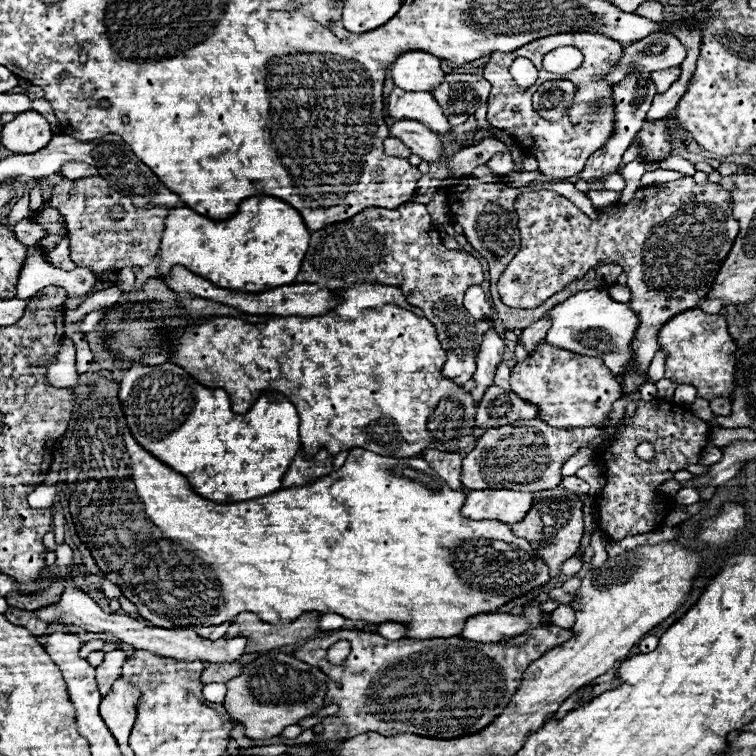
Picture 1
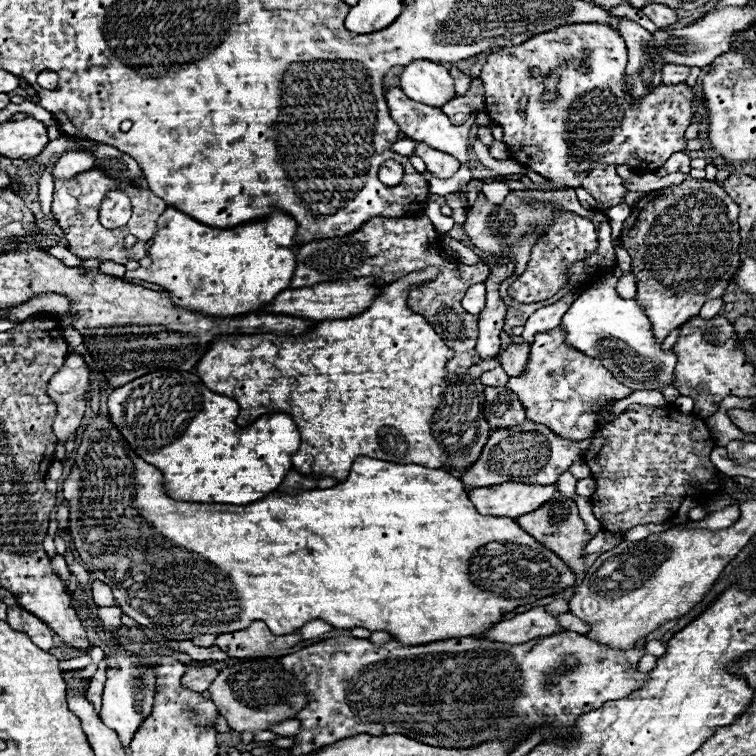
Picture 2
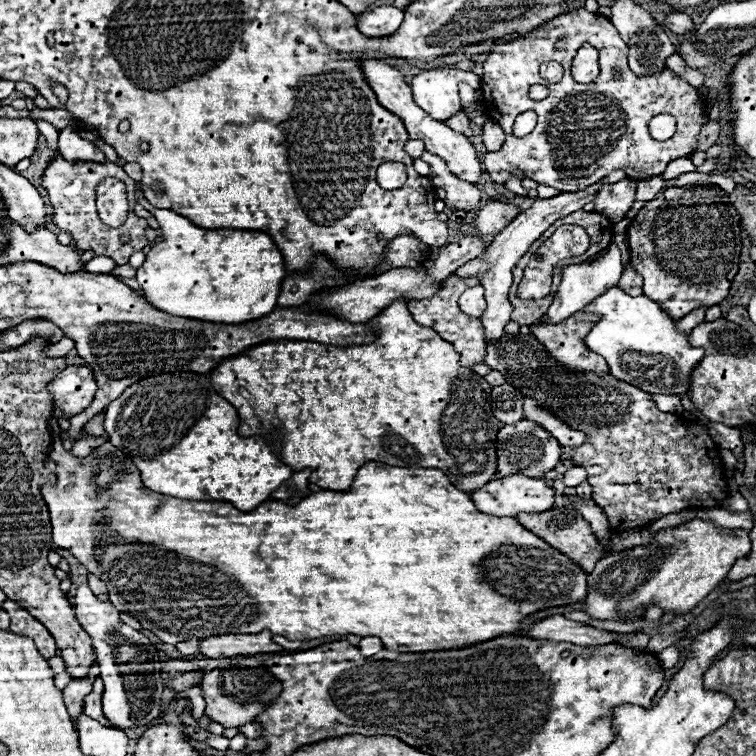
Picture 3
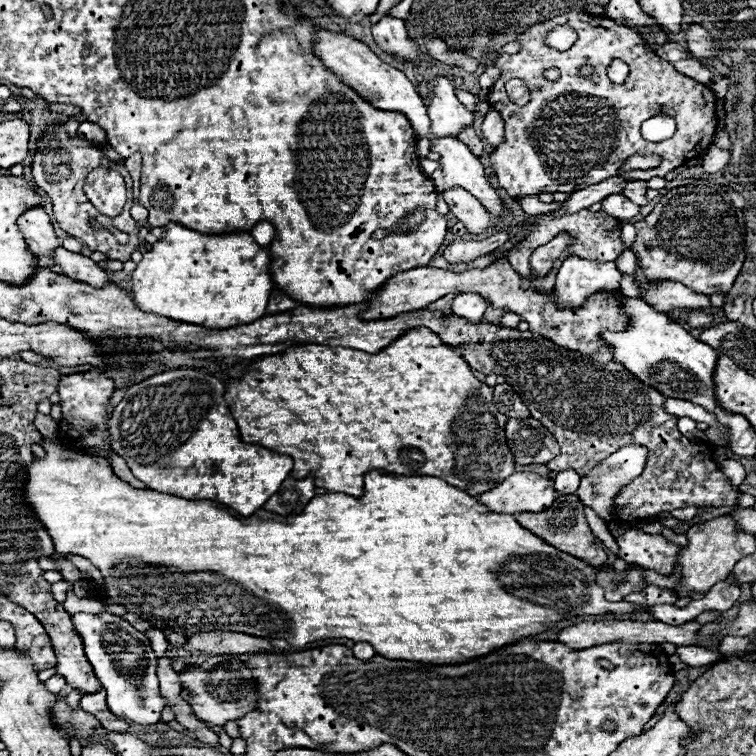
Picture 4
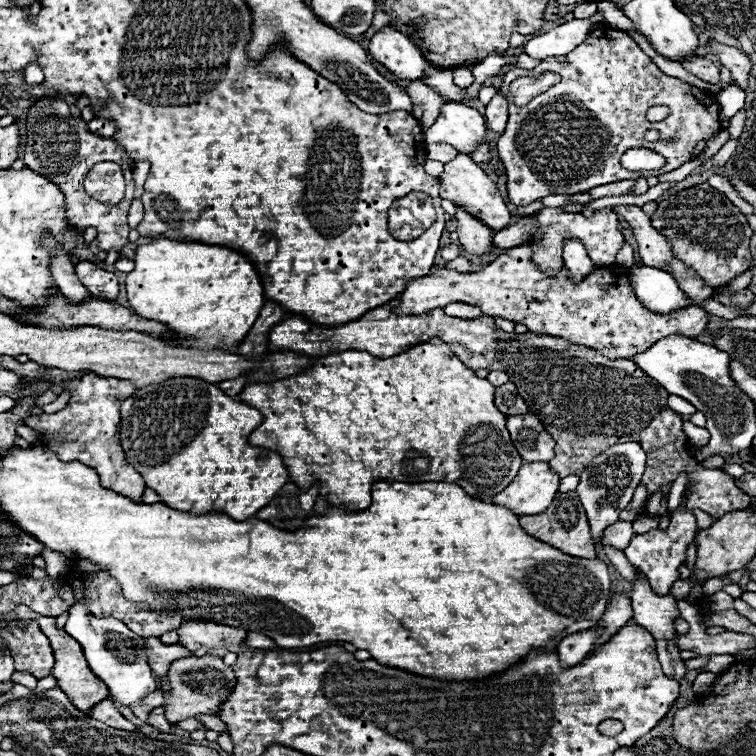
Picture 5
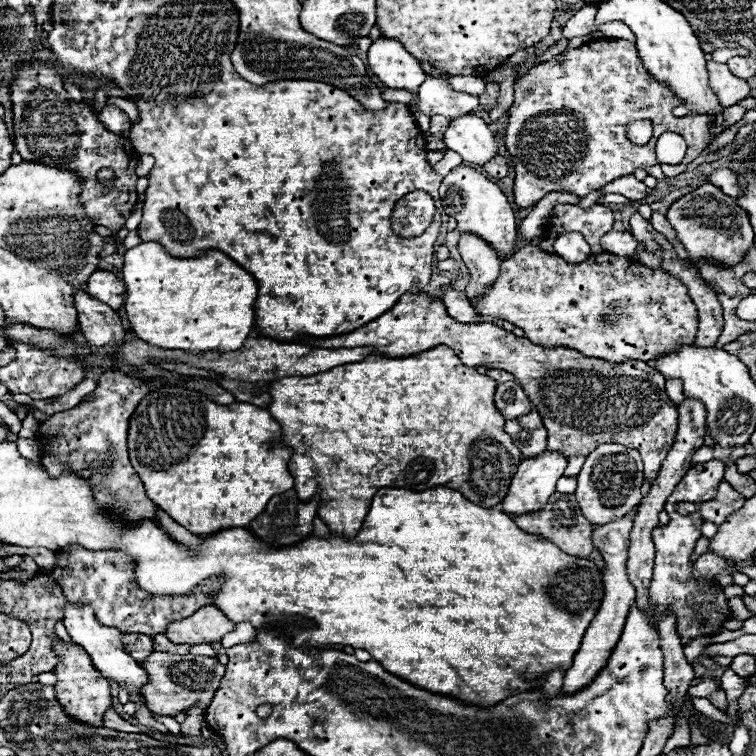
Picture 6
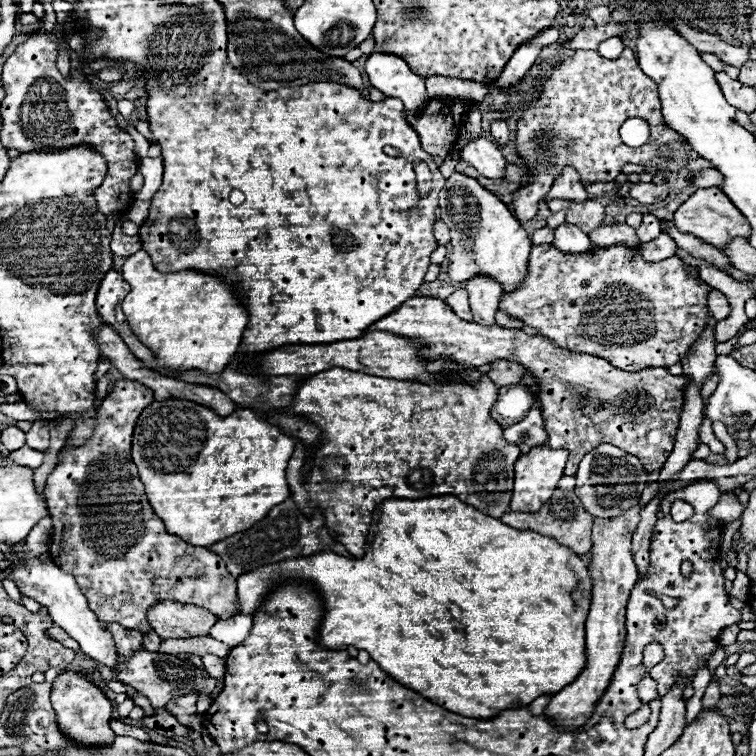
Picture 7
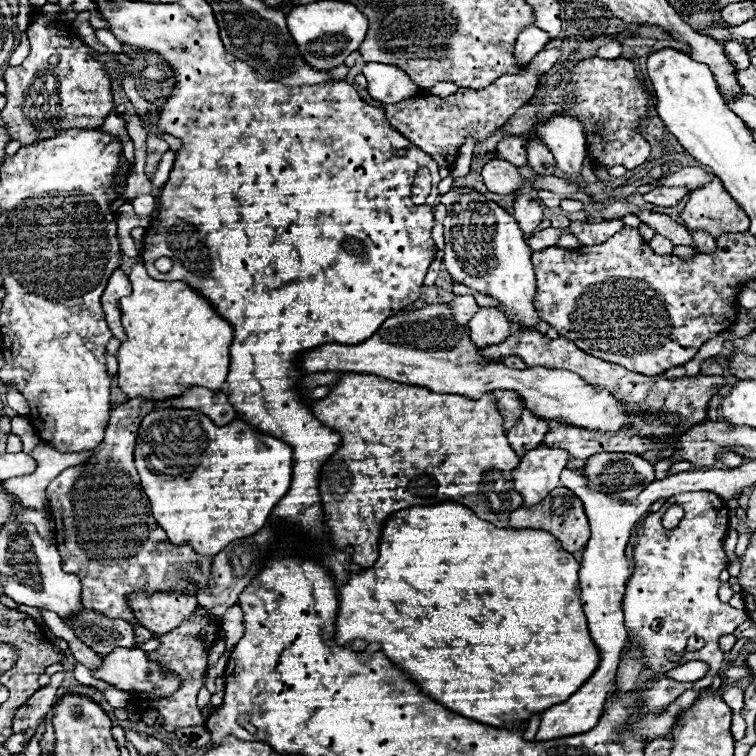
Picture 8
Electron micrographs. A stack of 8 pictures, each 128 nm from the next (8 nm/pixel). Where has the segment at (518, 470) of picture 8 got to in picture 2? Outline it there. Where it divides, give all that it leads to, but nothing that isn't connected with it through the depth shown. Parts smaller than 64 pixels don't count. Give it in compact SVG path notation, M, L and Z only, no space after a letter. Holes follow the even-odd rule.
M496 484L484 488L472 488L468 492L478 514L484 516L506 516L518 518L534 512L544 502L556 494L556 486L538 486L538 484Z

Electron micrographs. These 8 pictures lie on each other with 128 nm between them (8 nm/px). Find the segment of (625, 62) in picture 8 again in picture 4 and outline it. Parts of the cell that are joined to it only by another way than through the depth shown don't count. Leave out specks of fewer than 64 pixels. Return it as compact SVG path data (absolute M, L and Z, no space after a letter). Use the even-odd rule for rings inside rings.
M570 10L530 26L516 42L520 44L516 54L504 52L492 64L500 70L500 78L488 92L490 108L500 112L506 124L506 138L490 154L490 164L500 188L504 188L512 198L540 192L572 194L610 176L622 176L626 180L666 176L686 160L700 156L704 152L700 140L710 138L710 128L716 130L718 120L714 112L714 92L708 86L676 72L670 62L646 50L640 36L630 32L626 26L594 26L590 24L590 14ZM556 26L570 26L578 34L578 40L566 52L546 46L546 36ZM614 58L628 64L630 74L624 84L608 80L606 70ZM586 62L592 62L596 68L596 74L590 80L584 80L578 74L580 66ZM546 68L560 68L562 80L548 82L542 76ZM512 78L526 82L530 90L530 102L526 106L510 102L504 86ZM556 98L558 104L550 104ZM656 114L670 114L678 124L676 134L664 142L648 142L640 134L642 122ZM634 154L658 154L662 162L650 170L620 172L622 164Z

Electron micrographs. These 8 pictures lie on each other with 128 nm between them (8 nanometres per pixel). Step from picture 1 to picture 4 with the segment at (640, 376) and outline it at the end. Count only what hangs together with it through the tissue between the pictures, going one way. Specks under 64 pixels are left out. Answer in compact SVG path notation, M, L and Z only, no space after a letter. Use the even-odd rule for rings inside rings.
M692 180L692 184L668 190L662 196L662 200L654 206L654 210L644 220L636 222L634 228L636 228L636 242L632 246L632 252L638 256L640 268L650 282L670 280L684 284L696 294L706 294L706 296L718 292L726 294L732 288L742 268L744 234L746 234L744 214L740 208L732 204L724 186L714 184L710 180ZM558 234L554 240L548 244L540 246L532 256L530 256L530 268L532 268L532 278L542 278L550 272L552 264L558 260L558 256L568 250L576 240L570 234Z

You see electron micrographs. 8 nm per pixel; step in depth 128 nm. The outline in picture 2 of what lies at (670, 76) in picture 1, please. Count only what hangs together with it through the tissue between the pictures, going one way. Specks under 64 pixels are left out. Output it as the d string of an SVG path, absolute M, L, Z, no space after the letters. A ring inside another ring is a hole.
M666 64L662 68L662 84L682 84L688 76L690 68L688 66L676 66L676 64Z

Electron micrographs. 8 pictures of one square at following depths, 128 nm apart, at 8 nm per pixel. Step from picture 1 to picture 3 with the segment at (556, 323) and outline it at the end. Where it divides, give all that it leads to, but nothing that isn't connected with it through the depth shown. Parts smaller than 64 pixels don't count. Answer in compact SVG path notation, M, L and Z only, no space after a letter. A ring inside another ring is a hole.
M618 286L608 288L596 296L582 312L596 314L598 320L586 336L586 346L598 352L608 362L610 374L616 380L632 384L650 394L686 394L688 376L702 360L704 350L692 348L686 334L676 332L674 320L660 310L656 302L646 296L628 296Z

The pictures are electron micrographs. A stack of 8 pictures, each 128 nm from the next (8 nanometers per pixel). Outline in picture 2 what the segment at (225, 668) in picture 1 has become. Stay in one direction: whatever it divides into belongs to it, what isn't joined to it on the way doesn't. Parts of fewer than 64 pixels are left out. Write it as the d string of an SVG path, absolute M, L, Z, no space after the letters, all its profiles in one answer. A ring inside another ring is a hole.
M204 666L204 668L190 668L186 676L182 676L182 684L186 688L192 688L194 692L204 692L210 688L214 678L218 676L218 670L214 666Z

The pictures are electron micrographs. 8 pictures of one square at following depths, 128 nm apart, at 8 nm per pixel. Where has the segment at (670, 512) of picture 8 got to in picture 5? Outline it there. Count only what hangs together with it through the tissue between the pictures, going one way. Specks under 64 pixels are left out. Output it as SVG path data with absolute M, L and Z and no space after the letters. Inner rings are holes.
M390 304L368 310L362 318L334 328L318 326L300 314L292 314L270 330L270 348L290 350L304 356L324 356L332 350L366 350L372 356L388 358L430 338L444 340L452 352L472 370L502 370L512 378L512 382L518 386L518 394L526 400L532 414L540 418L546 432L550 432L558 444L556 456L548 464L560 478L582 474L594 456L602 454L606 448L618 442L634 440L642 444L648 454L648 470L644 472L644 486L648 496L666 496L672 482L680 472L684 472L688 476L684 490L684 506L688 510L698 508L714 518L720 518L726 512L746 510L752 504L752 498L736 488L732 476L722 470L702 466L702 462L698 462L690 450L686 450L682 416L668 408L668 392L626 358L606 360L600 352L570 344L560 338L532 332L504 332L490 316L458 320L454 316L446 316L442 308L430 310L426 314L398 316L392 312Z

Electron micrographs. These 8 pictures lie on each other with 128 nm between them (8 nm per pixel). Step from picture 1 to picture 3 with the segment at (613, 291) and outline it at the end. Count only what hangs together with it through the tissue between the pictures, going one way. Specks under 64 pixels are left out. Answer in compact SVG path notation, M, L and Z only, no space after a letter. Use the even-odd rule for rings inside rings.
M628 266L624 272L622 272L622 278L618 282L618 286L630 294L630 296L638 296L642 294L642 276L638 272L634 272L632 266Z

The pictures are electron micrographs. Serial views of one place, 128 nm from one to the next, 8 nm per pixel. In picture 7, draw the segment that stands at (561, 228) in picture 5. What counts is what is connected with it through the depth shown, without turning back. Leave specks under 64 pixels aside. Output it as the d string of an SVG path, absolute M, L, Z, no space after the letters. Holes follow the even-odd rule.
M554 200L548 208L552 212L566 210L566 222L580 226L580 230L586 234L598 230L604 222L604 216L606 216L604 206L598 200L588 200L582 204L574 204L574 202L566 202L566 200Z

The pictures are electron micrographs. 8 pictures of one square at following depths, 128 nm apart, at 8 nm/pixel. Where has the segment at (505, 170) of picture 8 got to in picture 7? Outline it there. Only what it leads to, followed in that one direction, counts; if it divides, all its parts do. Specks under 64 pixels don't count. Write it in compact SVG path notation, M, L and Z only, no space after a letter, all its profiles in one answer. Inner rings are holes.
M476 136L470 138L468 144L460 152L462 160L472 164L482 176L492 178L492 180L502 180L504 178L504 168L506 160L500 154L500 148L496 142L492 142L486 136Z

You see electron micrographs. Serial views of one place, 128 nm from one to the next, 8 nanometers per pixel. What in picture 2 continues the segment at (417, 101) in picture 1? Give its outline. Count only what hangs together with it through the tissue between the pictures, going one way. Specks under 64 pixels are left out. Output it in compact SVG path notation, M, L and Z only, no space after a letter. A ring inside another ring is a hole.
M386 88L386 100L388 100L388 108L390 108L390 114L392 114L392 120L400 126L400 130L402 130L408 138L412 138L412 140L422 140L422 142L430 144L432 148L438 148L438 150L442 150L442 152L452 154L454 158L458 158L458 160L462 162L460 170L456 172L456 180L458 180L460 184L468 184L468 182L472 180L472 174L470 174L470 170L468 170L468 154L466 154L466 150L468 150L468 136L470 136L470 126L472 126L472 122L474 122L474 118L476 118L476 110L474 110L472 118L470 118L466 124L454 126L454 124L448 120L448 116L446 116L440 108L430 108L428 104L410 100L400 88Z

